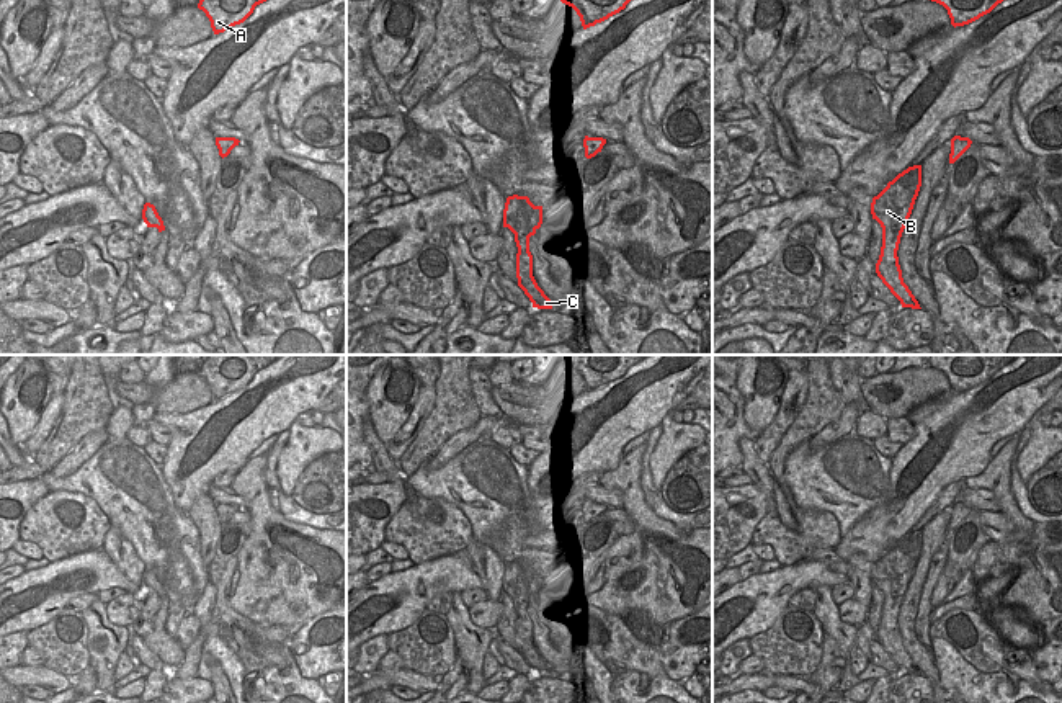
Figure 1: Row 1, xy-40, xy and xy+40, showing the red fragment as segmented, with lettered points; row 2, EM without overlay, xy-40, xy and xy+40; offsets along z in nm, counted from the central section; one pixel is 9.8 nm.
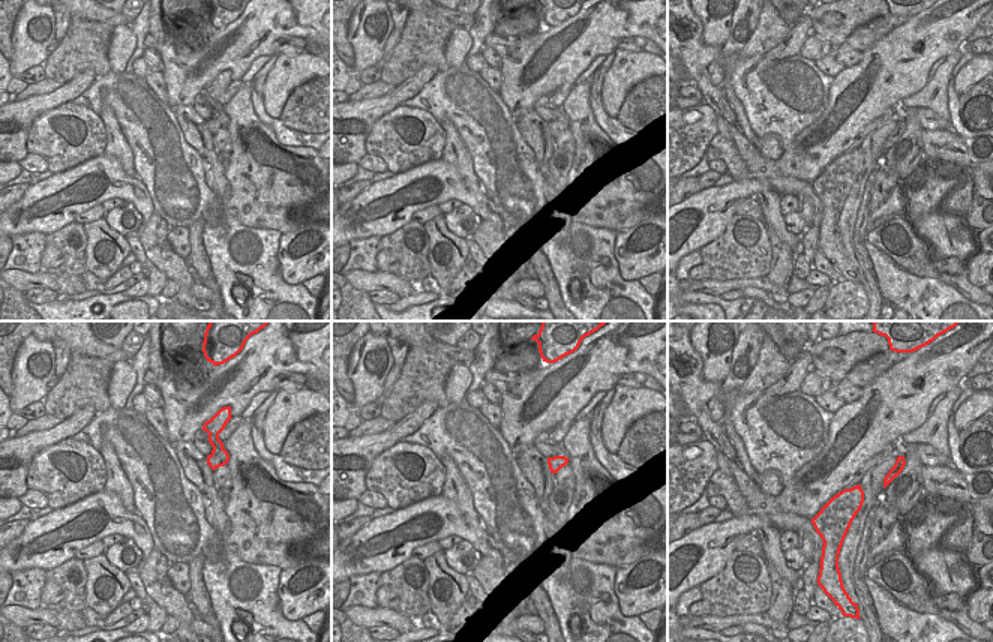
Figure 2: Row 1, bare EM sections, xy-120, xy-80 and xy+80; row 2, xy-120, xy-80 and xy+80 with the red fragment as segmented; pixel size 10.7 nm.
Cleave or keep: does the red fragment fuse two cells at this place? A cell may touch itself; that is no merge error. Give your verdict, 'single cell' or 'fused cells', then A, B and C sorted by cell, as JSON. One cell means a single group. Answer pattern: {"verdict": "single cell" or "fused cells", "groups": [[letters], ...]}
{"verdict": "single cell", "groups": [["A", "B", "C"]]}

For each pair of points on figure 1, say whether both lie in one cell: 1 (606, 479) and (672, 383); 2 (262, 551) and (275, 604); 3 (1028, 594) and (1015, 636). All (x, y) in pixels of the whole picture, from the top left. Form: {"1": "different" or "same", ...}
{"1": "different", "2": "same", "3": "different"}

